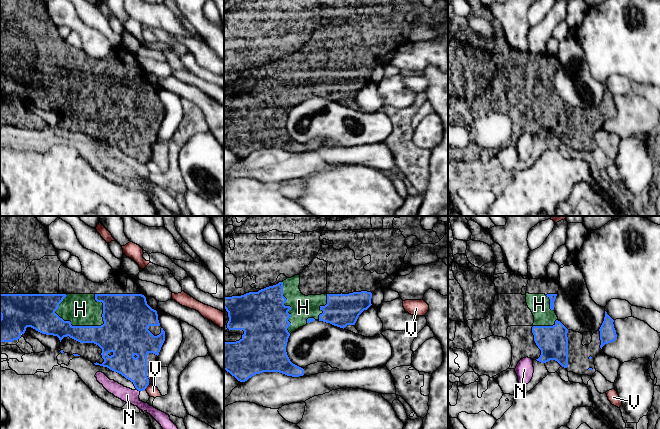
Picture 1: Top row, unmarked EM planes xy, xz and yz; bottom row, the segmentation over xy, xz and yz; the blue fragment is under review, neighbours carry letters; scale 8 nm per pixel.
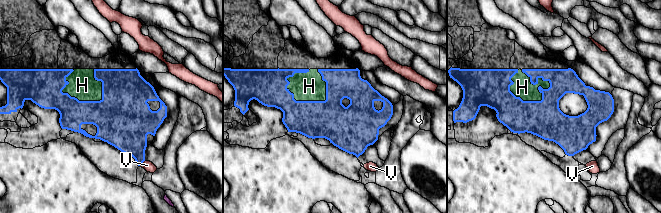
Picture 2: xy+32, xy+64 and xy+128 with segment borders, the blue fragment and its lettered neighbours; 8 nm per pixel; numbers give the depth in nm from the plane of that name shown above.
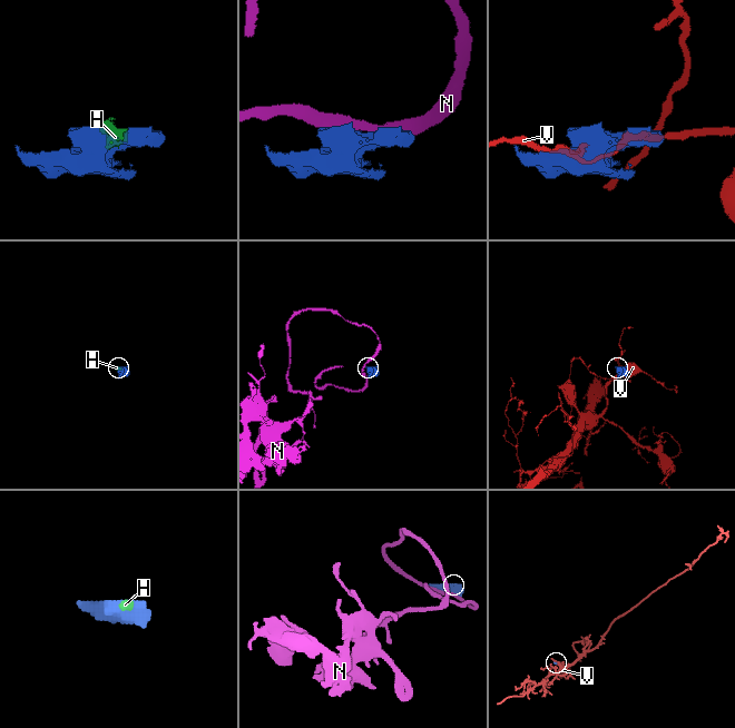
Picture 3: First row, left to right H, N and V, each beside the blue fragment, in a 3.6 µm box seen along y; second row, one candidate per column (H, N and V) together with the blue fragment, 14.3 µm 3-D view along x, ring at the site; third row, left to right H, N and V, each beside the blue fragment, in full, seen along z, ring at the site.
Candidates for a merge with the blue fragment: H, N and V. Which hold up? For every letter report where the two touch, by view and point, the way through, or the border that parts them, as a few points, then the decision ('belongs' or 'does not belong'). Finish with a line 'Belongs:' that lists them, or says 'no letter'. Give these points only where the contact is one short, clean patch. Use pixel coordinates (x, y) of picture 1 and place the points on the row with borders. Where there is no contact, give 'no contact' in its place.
H: contact xy (79, 326); belongs
N: contact xy (138, 390); does not belong
V: contact xy (146, 387); border xy (149, 384), (144, 389); does not belong
Belongs: H

